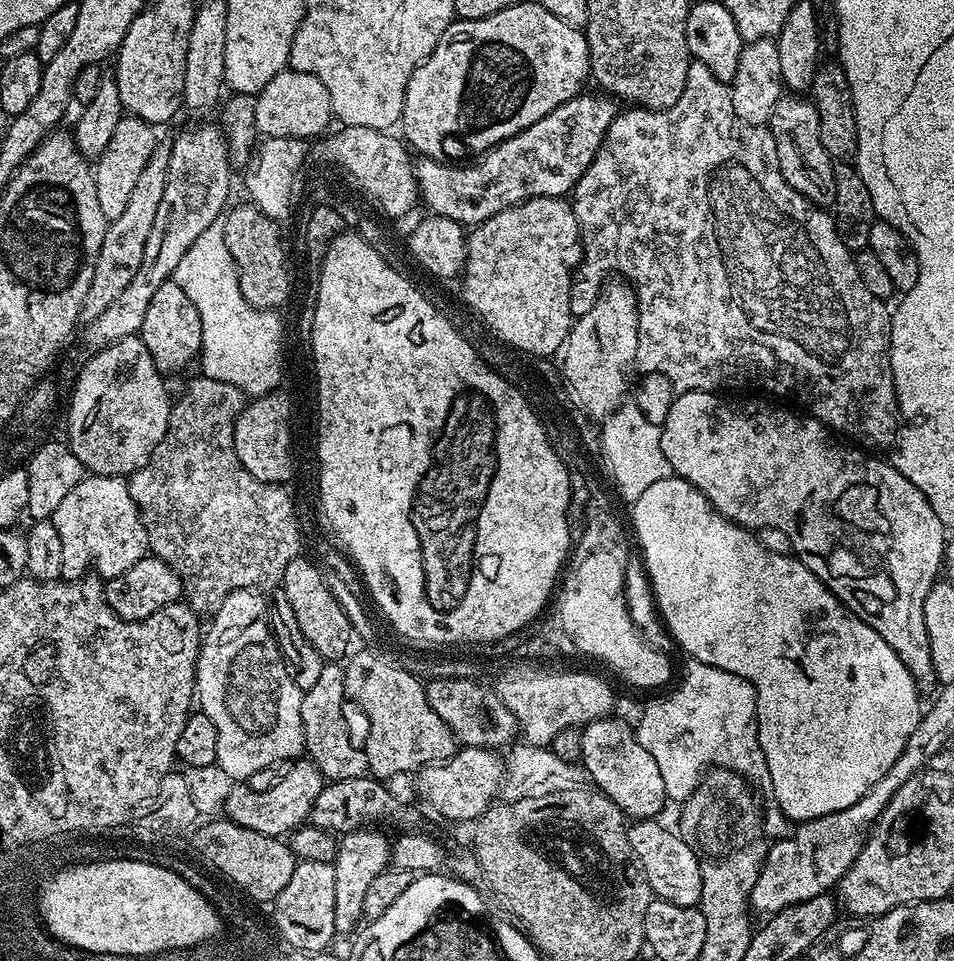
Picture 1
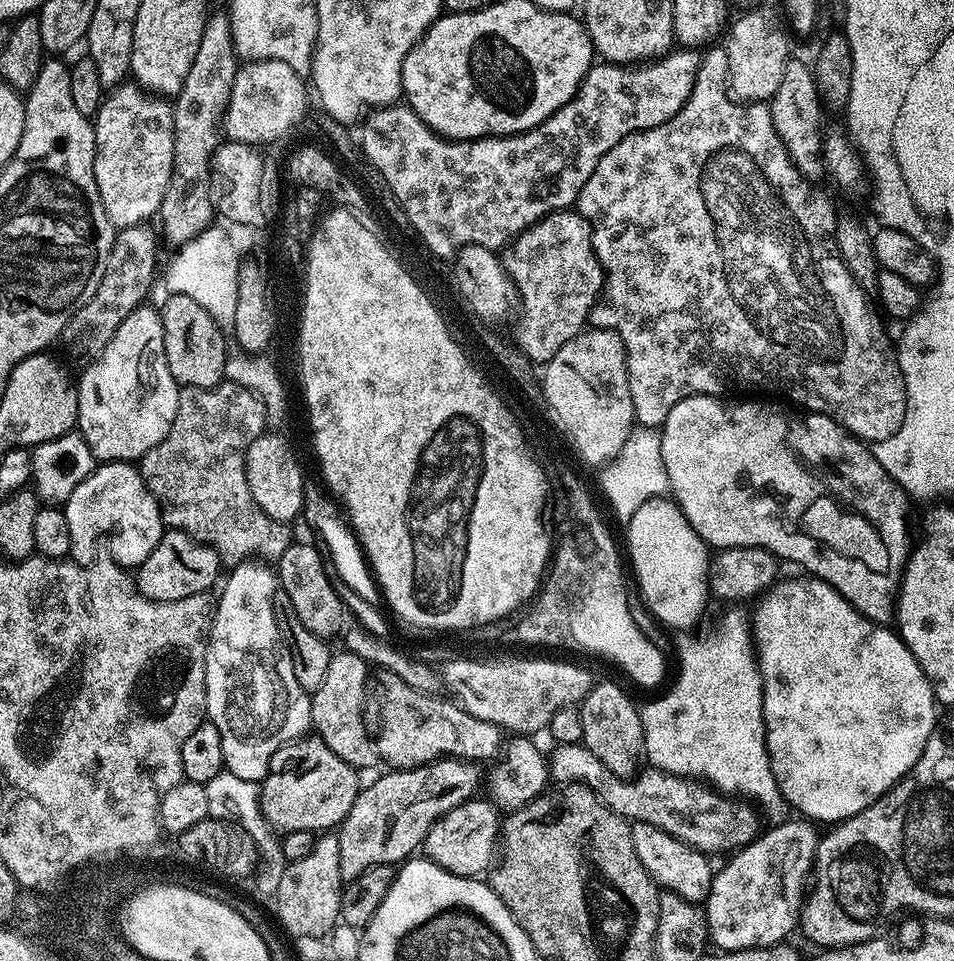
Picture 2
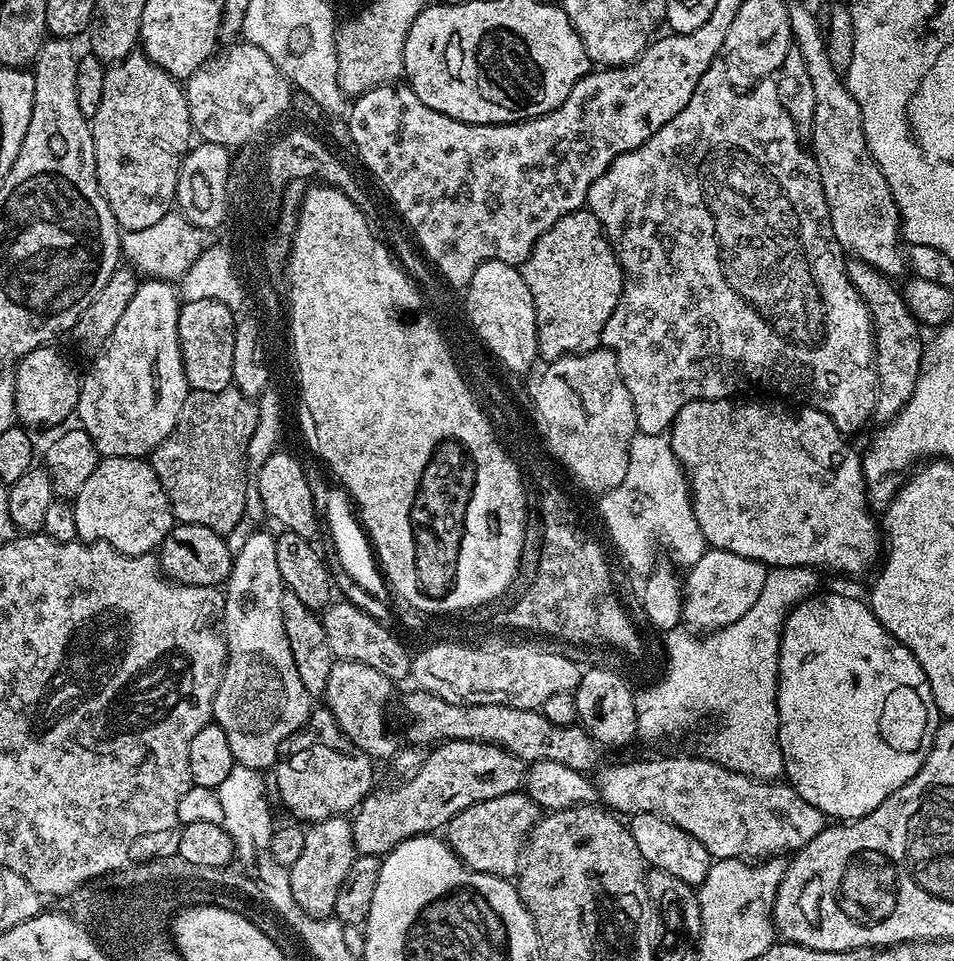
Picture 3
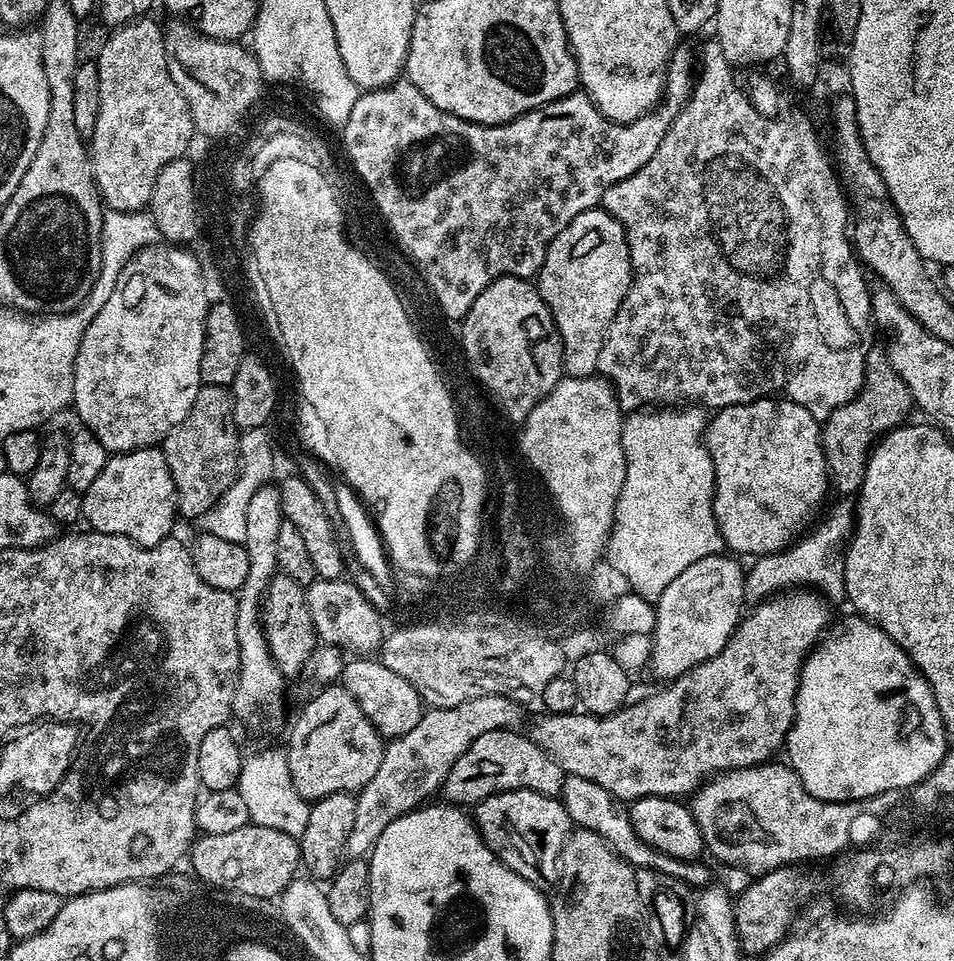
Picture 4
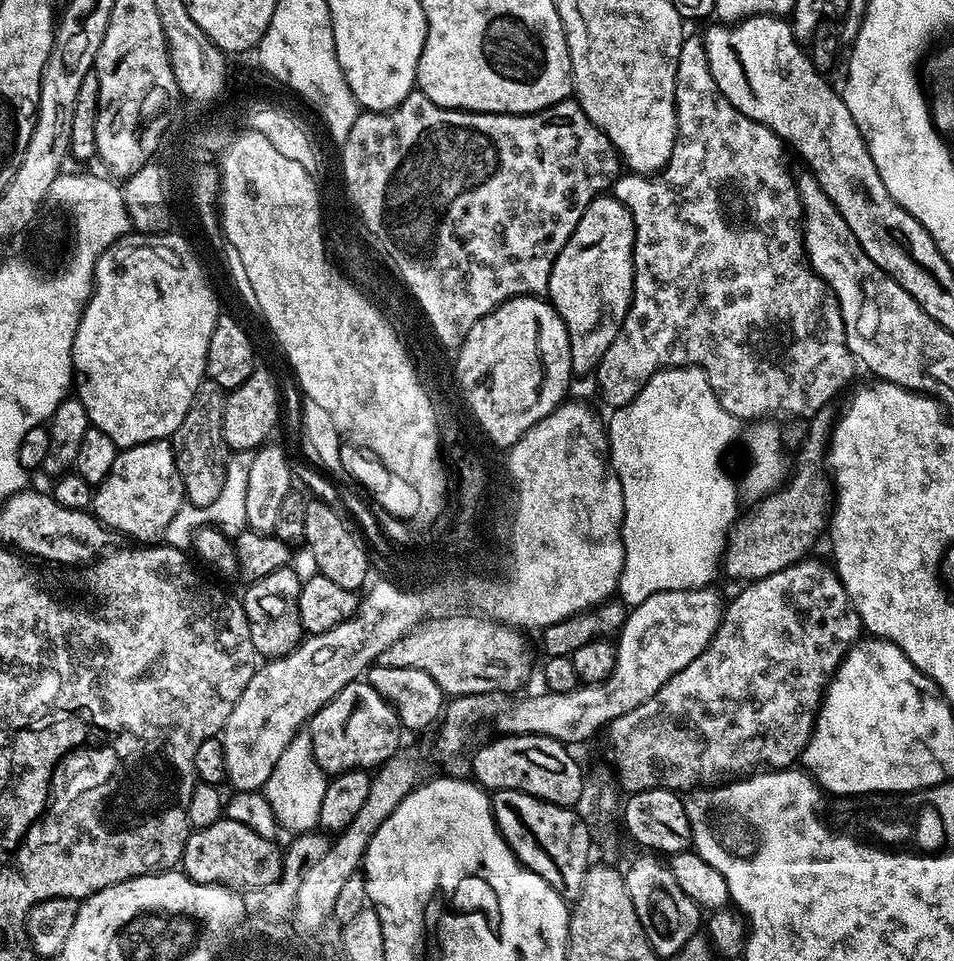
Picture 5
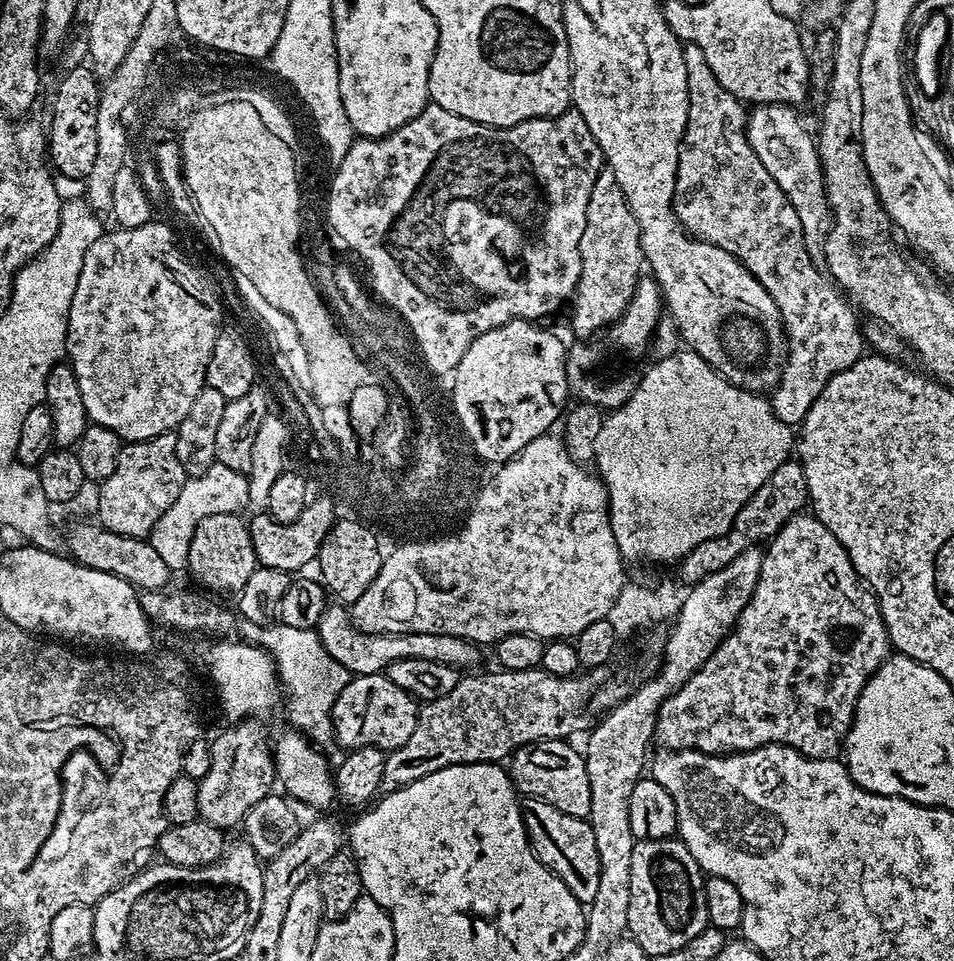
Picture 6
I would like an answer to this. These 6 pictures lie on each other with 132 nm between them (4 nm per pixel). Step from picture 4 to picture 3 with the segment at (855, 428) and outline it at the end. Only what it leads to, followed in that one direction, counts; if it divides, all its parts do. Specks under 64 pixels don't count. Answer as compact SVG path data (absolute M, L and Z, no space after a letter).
M855 258L847 261L848 277L858 290L858 294L872 315L872 334L874 337L874 367L876 369L876 411L875 419L880 422L891 422L906 406L912 396L912 391L920 377L920 361L923 359L926 347L925 341L920 341L921 325L910 314L904 302L901 291L896 288L891 279L885 276L865 260Z

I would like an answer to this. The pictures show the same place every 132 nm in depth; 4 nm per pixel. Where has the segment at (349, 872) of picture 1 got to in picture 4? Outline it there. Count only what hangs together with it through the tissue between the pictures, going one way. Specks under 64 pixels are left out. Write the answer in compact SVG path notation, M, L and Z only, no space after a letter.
M499 728L474 738L466 754L454 762L444 780L443 799L457 806L475 806L494 794L519 788L559 797L566 773L550 754L546 754L546 750L542 750L542 746L535 744L527 735L519 736L518 733L510 728Z

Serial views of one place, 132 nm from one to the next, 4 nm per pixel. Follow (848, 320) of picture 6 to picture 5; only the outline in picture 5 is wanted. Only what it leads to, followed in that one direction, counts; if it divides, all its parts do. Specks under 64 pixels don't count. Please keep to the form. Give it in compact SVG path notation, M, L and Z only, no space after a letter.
M689 35L685 39L682 50L678 54L678 74L676 75L676 141L674 150L666 162L666 166L655 176L637 176L635 174L624 174L615 181L614 195L616 199L630 210L632 221L636 227L636 237L632 247L632 265L634 266L634 286L632 287L632 304L628 308L628 313L624 319L624 327L620 330L620 339L602 354L602 362L598 362L594 379L600 387L600 392L612 403L612 406L628 404L646 386L646 382L656 372L663 368L686 368L695 366L703 368L708 376L710 386L715 390L718 402L722 402L724 409L735 416L741 422L752 422L757 418L768 418L772 412L789 412L792 416L804 416L811 418L819 408L831 405L832 399L847 386L852 380L852 371L858 368L858 361L848 348L846 334L844 333L844 323L840 306L820 308L820 302L814 300L816 296L808 292L808 300L802 302L802 288L804 282L794 284L792 294L790 294L790 280L780 280L790 278L790 272L796 274L798 264L790 268L790 262L800 262L803 256L796 254L796 248L804 248L804 234L796 234L792 228L802 226L794 222L802 222L794 214L796 210L802 210L800 205L800 195L796 192L796 181L794 172L788 169L788 160L784 157L786 145L779 136L772 133L765 124L754 122L746 118L735 106L727 100L718 90L714 82L714 74L710 74L710 66L704 41L699 35Z

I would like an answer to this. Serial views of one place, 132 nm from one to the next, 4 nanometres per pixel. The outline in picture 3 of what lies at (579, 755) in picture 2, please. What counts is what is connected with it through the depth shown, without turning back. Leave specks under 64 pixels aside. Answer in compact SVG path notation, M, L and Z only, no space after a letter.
M700 754L660 756L657 760L632 760L629 764L612 764L609 768L602 768L594 776L596 794L613 813L628 818L643 812L658 814L666 818L666 822L674 822L674 826L686 830L686 834L694 834L694 838L698 838L698 842L702 842L717 860L771 858L797 852L828 826L824 812L806 802L791 785L755 780L752 776L738 774Z

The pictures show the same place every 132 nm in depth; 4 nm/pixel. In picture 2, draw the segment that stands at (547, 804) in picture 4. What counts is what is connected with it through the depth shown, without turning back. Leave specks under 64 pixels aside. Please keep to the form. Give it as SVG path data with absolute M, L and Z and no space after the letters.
M487 798L462 801L458 806L454 806L454 810L438 818L434 826L430 826L422 845L423 855L455 876L476 878L487 873L494 860L498 833L502 827L501 817L496 815L498 815L496 805Z

